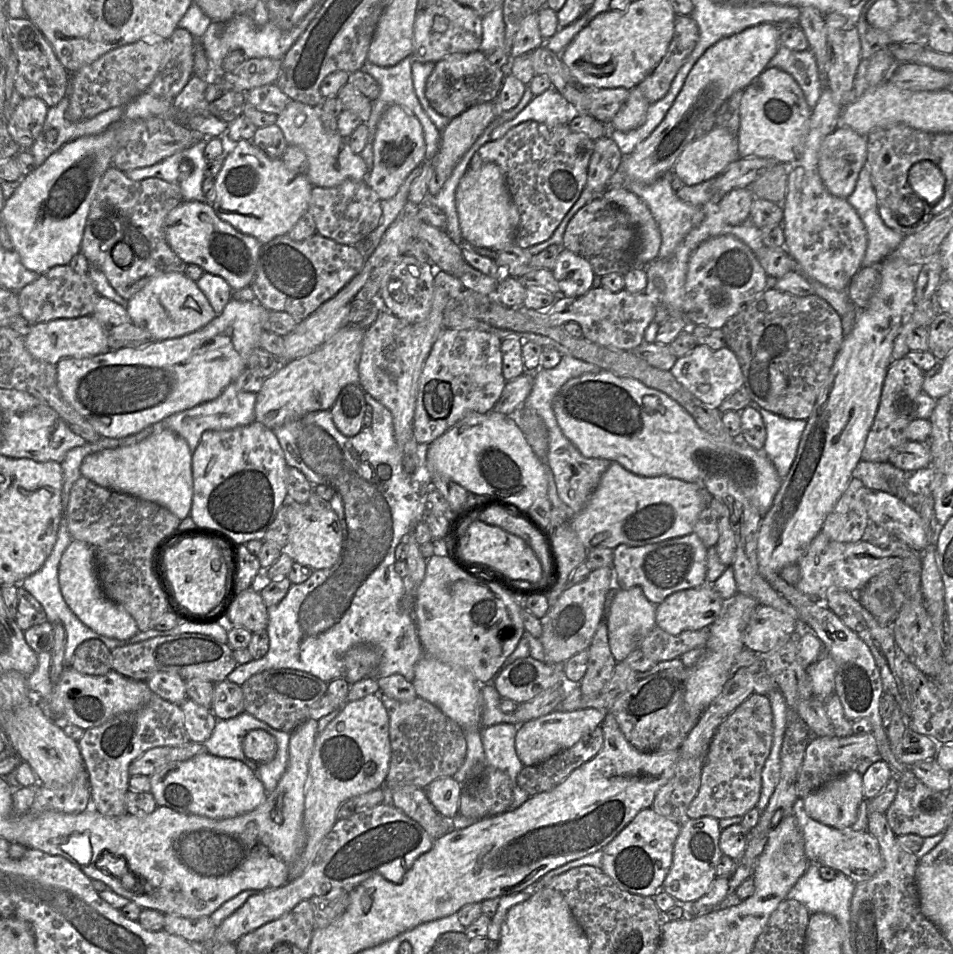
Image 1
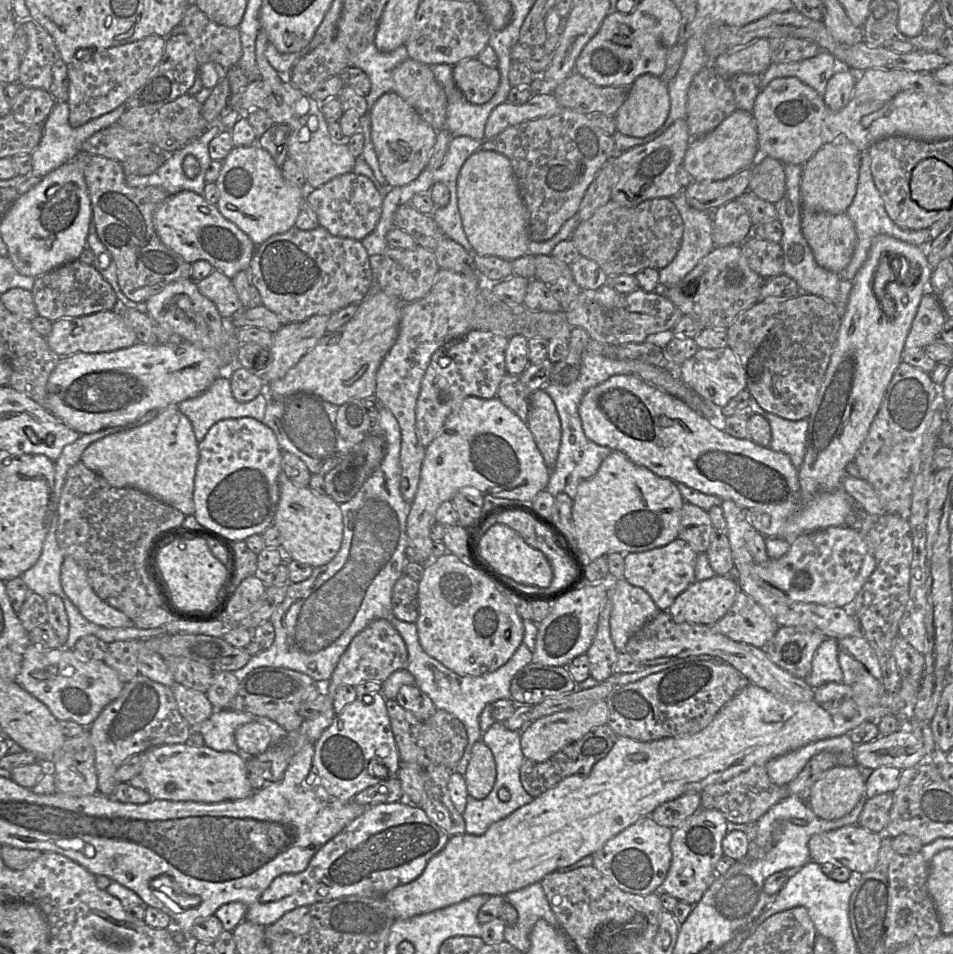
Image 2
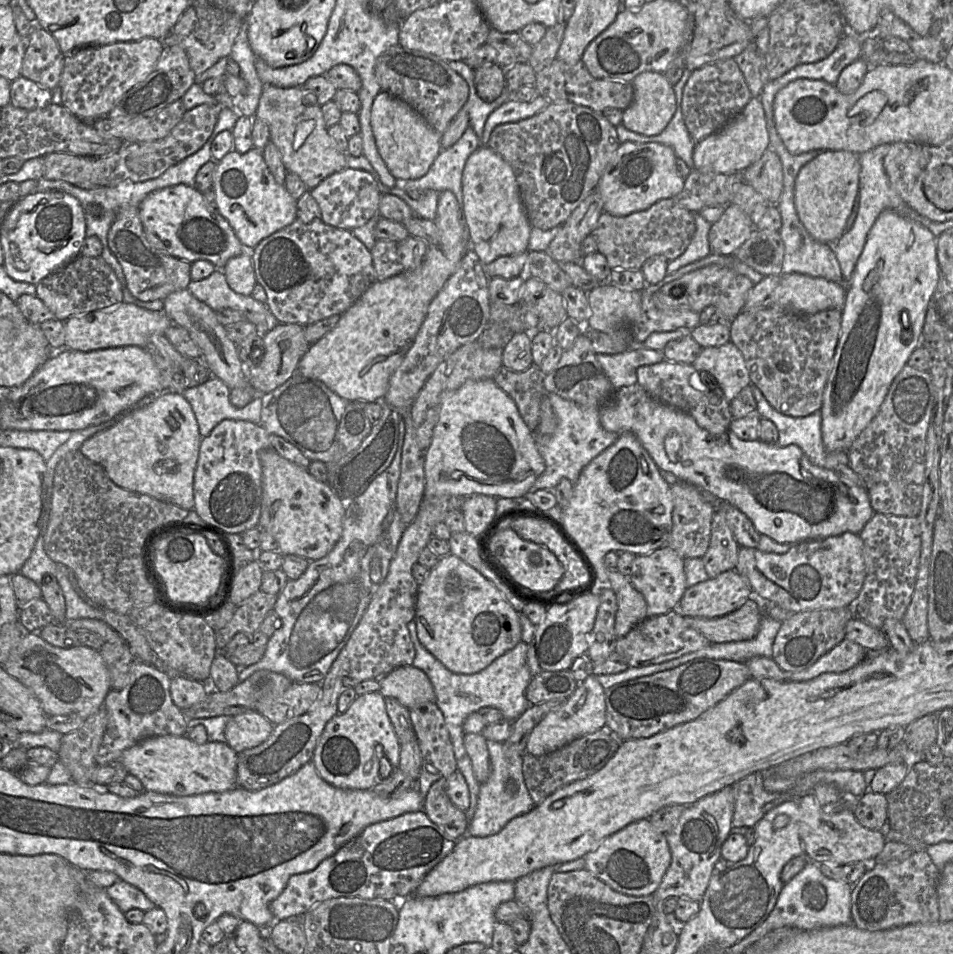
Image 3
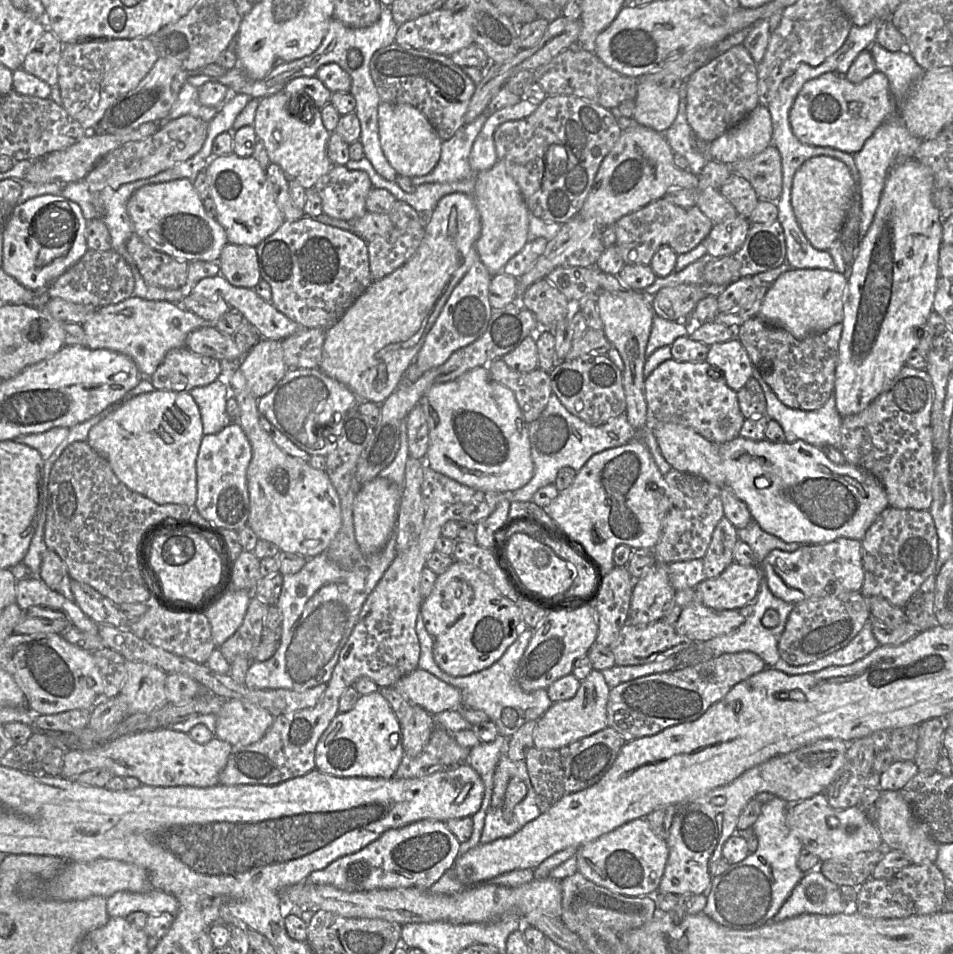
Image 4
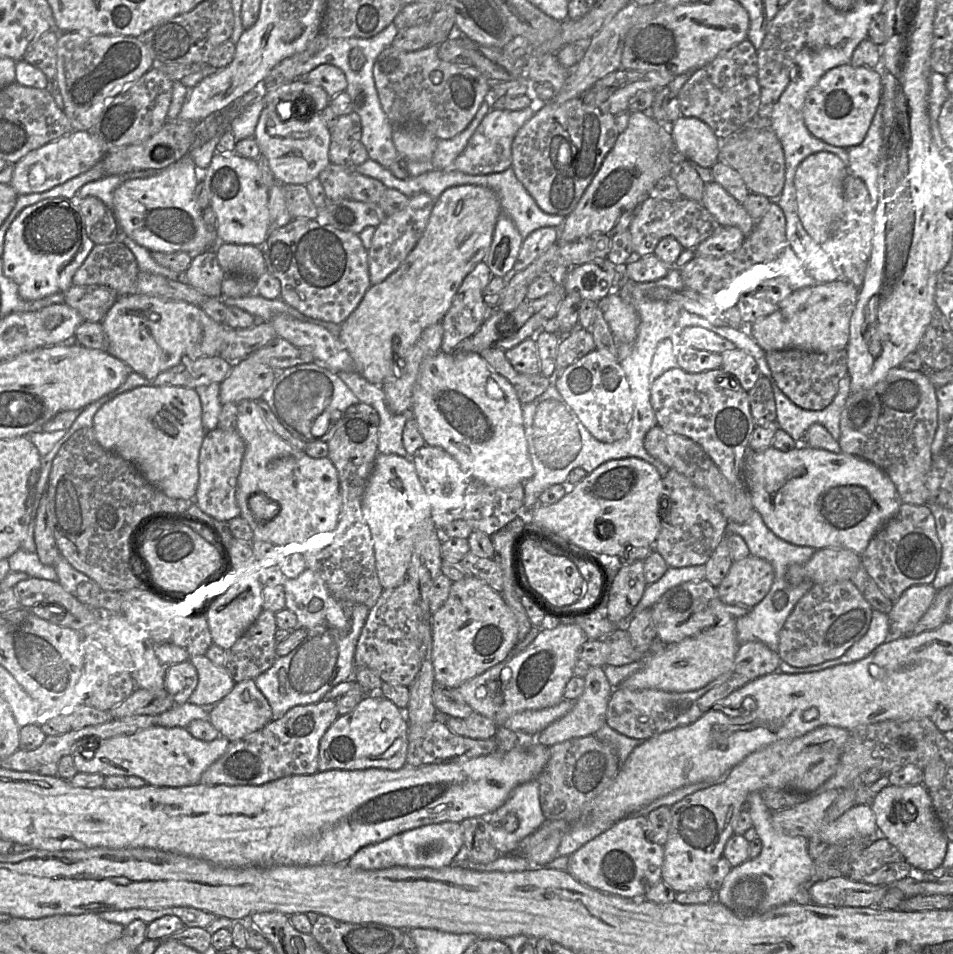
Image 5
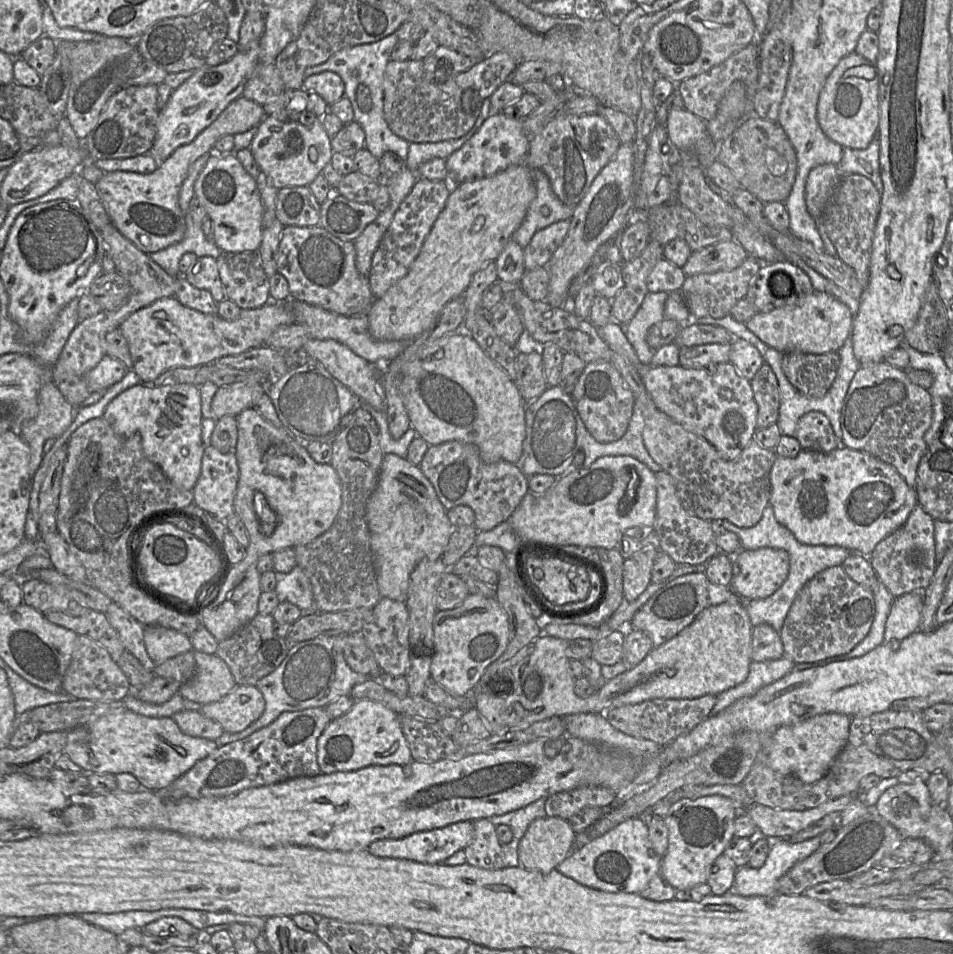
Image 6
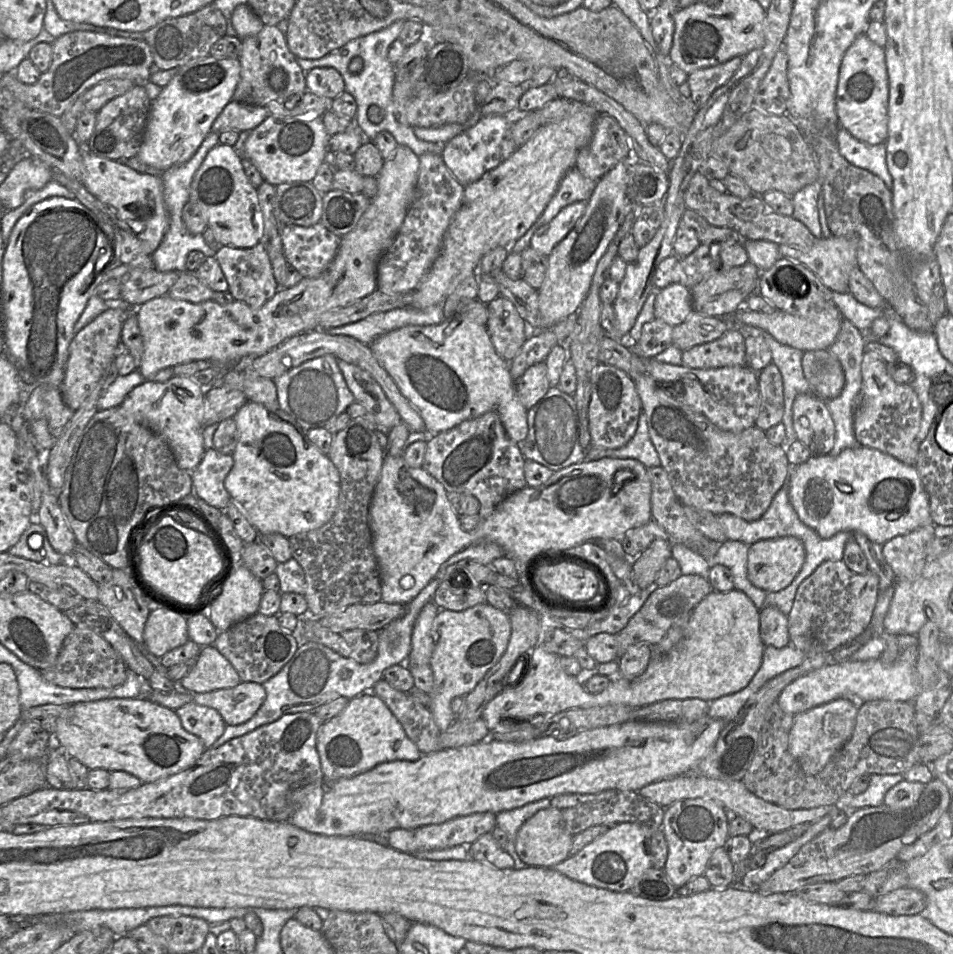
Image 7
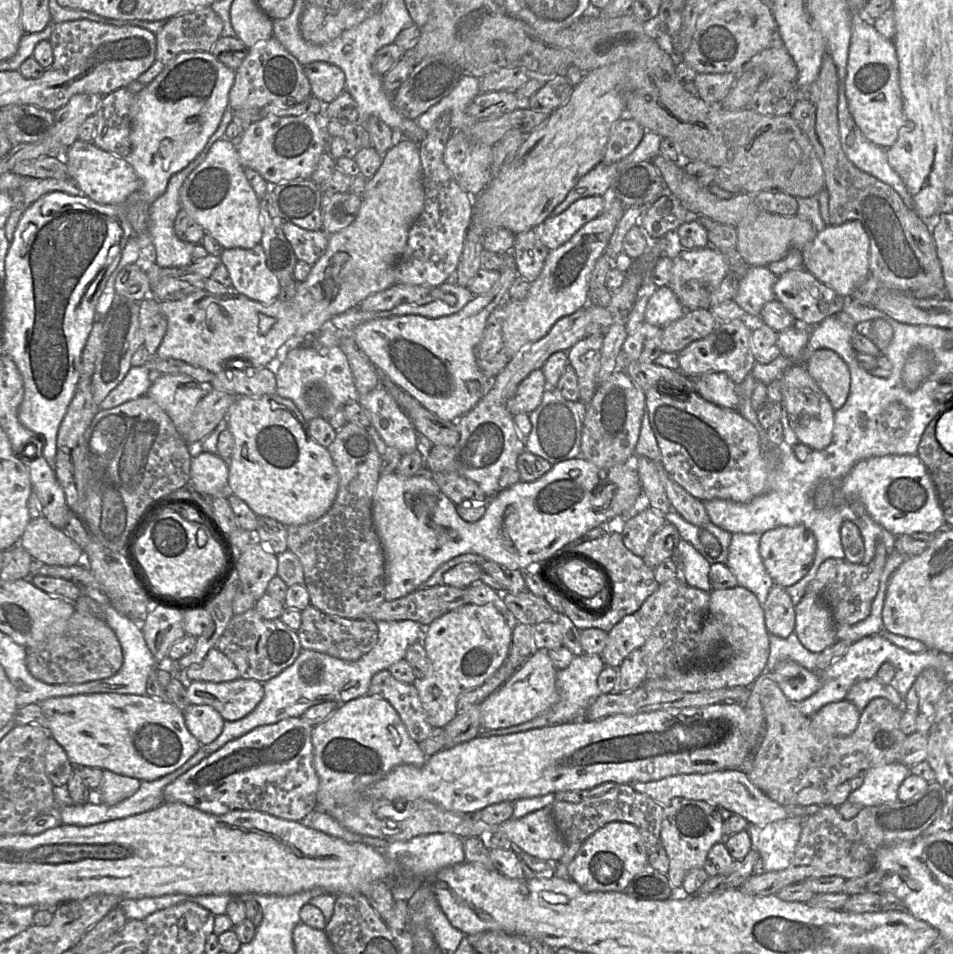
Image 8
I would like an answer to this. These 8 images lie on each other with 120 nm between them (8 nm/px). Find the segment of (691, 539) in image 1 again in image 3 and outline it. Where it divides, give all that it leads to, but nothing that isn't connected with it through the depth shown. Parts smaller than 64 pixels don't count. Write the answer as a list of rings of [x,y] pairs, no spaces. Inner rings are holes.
[[[666,545],[647,555],[637,555],[629,576],[632,585],[644,596],[649,616],[663,615],[677,609],[687,590],[684,558]]]

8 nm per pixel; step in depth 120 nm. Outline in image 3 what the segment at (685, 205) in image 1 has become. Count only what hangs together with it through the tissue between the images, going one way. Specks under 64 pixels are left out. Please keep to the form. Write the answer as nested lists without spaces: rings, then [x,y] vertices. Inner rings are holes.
[[[695,213],[695,234],[686,249],[686,251],[673,261],[669,261],[667,266],[667,275],[673,274],[680,268],[696,262],[712,253],[709,244],[709,232],[712,224],[702,215]]]

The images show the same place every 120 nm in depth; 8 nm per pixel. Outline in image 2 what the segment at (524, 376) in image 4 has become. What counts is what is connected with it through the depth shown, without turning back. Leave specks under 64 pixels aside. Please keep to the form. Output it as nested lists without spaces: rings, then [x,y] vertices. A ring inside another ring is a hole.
[[[507,373],[500,382],[496,397],[522,421],[526,422],[531,394],[519,376]]]

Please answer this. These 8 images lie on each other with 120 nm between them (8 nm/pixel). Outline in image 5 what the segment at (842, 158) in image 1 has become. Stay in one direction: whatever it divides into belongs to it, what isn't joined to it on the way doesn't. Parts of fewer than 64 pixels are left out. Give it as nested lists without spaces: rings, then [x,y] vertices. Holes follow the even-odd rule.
[[[818,152],[808,156],[797,168],[795,190],[798,217],[809,236],[818,244],[827,241],[844,207],[847,167],[835,154]]]

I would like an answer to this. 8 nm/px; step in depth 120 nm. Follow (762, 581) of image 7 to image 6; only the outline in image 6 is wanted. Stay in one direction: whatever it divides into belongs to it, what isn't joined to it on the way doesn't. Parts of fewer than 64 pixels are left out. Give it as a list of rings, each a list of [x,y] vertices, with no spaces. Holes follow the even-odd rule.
[[[777,548],[741,549],[733,558],[730,588],[743,600],[763,599],[774,593],[785,581],[789,556]]]

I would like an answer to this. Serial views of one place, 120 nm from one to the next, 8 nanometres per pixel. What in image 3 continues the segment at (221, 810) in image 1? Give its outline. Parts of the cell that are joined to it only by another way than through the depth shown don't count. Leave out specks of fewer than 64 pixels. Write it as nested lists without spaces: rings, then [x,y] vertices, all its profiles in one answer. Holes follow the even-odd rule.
[[[185,736],[148,738],[121,756],[128,774],[140,780],[146,791],[174,796],[191,796],[208,792],[224,792],[237,785],[237,754],[226,742],[196,744]]]

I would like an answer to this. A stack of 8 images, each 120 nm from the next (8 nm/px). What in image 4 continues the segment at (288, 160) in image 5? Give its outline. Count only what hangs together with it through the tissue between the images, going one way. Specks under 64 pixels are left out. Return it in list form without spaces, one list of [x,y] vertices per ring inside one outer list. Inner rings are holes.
[[[283,91],[261,98],[256,109],[253,127],[258,140],[261,140],[264,143],[270,162],[281,167],[288,182],[296,181],[307,190],[313,188],[317,181],[327,174],[334,166],[328,157],[328,141],[331,132],[323,125],[321,110],[313,105],[308,108],[305,104],[303,109],[312,111],[312,119],[310,121],[303,120],[302,111],[300,110],[299,105],[299,97],[297,98],[298,101],[295,108],[293,103],[291,105],[292,98]]]

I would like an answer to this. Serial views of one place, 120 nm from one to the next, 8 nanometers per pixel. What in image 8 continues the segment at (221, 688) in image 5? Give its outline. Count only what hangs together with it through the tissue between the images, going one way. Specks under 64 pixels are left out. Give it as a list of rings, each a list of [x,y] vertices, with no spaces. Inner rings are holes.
[[[217,648],[208,651],[201,663],[192,664],[184,671],[187,681],[221,683],[240,678],[234,663]]]

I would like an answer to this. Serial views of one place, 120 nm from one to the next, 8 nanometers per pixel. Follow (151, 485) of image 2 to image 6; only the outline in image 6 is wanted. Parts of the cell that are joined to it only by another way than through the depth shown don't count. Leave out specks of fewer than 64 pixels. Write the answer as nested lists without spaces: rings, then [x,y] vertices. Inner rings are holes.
[[[137,384],[132,386],[131,388],[125,390],[118,396],[116,396],[106,407],[105,412],[102,416],[112,427],[114,432],[118,435],[124,436],[124,437],[130,437],[133,436],[135,433],[139,433],[141,435],[141,444],[142,444],[142,450],[145,456],[158,465],[161,470],[164,472],[164,474],[173,482],[173,484],[178,487],[179,489],[183,490],[193,490],[199,476],[201,473],[201,465],[202,465],[202,456],[204,453],[204,443],[202,441],[202,412],[201,412],[201,396],[200,396],[200,389],[198,386],[194,384],[165,384],[161,386],[154,386],[152,384]]]

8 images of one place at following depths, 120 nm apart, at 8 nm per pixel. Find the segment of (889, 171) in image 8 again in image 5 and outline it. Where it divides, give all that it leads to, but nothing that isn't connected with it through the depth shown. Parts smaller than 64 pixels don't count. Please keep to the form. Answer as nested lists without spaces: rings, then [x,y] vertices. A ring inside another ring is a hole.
[[[881,103],[863,142],[847,149],[848,172],[861,179],[867,187],[873,210],[879,197],[879,163],[883,144],[883,106]]]

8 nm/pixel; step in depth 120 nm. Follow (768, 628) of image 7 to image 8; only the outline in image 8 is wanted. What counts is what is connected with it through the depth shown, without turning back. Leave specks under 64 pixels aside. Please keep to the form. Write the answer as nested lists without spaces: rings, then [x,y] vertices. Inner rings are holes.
[[[774,584],[762,609],[769,634],[786,638],[794,631],[795,606],[785,587]]]

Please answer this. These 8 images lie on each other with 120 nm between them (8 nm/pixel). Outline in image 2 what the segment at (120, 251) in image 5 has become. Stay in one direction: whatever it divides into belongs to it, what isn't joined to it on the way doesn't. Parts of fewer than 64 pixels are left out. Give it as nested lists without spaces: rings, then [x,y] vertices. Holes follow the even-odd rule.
[[[78,259],[35,278],[31,290],[38,316],[54,322],[63,317],[79,317],[112,310],[117,296],[111,285],[92,266]]]

